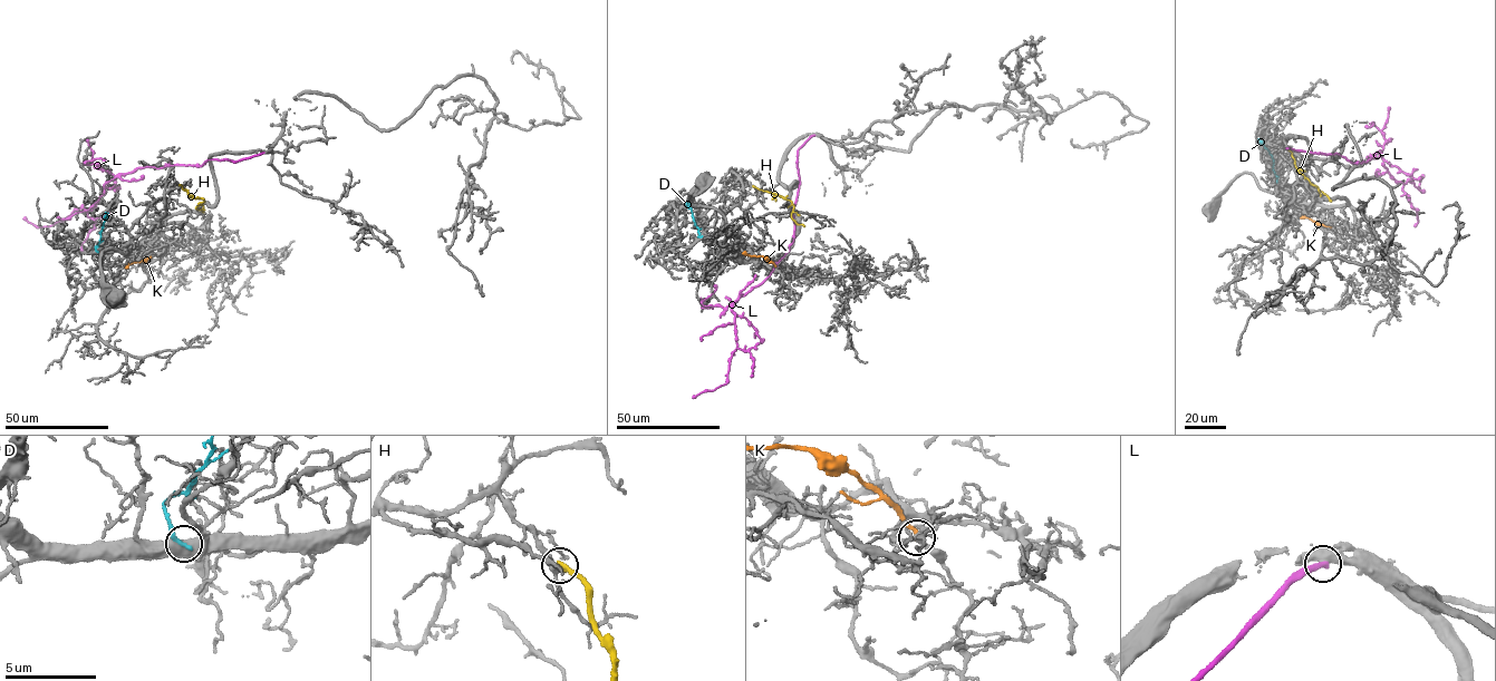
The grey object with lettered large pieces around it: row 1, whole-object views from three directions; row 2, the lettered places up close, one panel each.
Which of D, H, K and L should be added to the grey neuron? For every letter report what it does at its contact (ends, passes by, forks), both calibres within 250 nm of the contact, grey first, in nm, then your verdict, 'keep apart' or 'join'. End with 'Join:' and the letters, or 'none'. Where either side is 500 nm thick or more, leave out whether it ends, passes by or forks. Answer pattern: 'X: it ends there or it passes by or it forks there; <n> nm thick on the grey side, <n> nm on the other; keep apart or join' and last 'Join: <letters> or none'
D: 550 nm thick on the grey side, 240 nm on the other; keep apart
H: it ends there; 320 nm thick on the grey side, 360 nm on the other; keep apart
K: it ends there; 200 nm thick on the grey side, 260 nm on the other; keep apart
L: 550 nm thick on the grey side, 360 nm on the other; keep apart
Join: none

